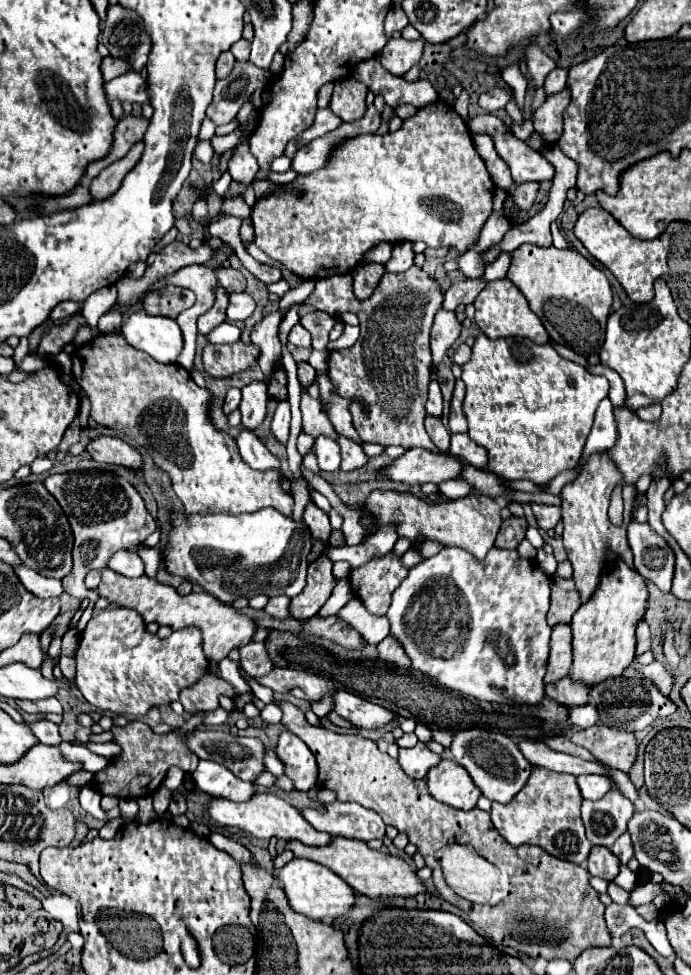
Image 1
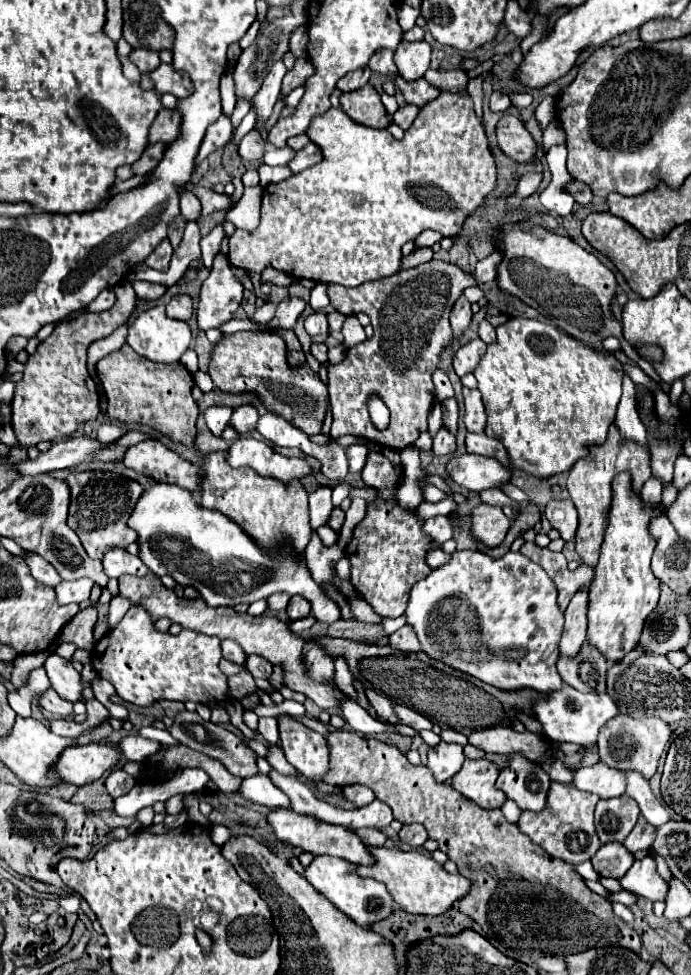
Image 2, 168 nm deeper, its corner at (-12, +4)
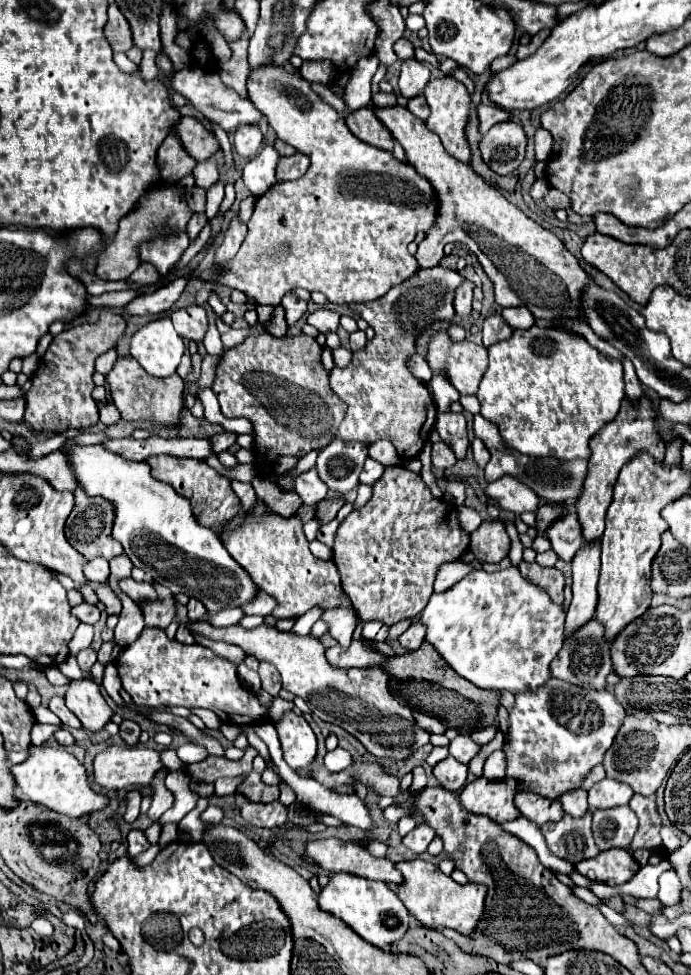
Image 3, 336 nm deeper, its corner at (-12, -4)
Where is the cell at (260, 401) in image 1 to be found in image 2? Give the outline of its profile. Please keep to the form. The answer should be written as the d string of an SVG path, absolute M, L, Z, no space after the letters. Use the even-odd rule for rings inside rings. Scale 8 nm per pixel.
M241 405L235 409L229 423L239 431L239 435L245 435L255 431L257 421L259 421L259 411L253 405Z

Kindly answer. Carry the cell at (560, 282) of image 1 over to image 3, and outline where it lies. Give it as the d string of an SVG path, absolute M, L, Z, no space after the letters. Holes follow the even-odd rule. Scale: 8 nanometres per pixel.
M395 105L395 107L373 107L371 109L377 113L377 119L391 131L393 139L401 143L407 155L407 163L415 167L415 171L425 177L439 201L439 215L435 219L435 227L427 231L425 241L419 243L417 249L417 261L421 269L435 267L441 261L441 251L447 243L463 243L471 253L477 255L479 263L483 265L485 273L495 285L495 301L501 307L527 307L537 319L555 319L555 317L577 317L581 319L577 305L581 299L581 291L589 275L579 267L577 259L565 249L565 245L547 229L537 225L533 219L529 219L523 211L519 211L513 203L509 203L493 185L489 185L483 177L479 177L471 165L459 163L459 159L447 155L441 139L427 129L427 125L417 119L407 107Z

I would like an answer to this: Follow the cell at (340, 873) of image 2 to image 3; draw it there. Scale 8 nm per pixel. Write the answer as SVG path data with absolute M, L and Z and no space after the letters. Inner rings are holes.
M337 873L331 877L329 885L323 887L319 895L319 907L331 913L333 917L341 919L361 939L365 939L367 943L373 943L375 947L383 951L391 951L391 945L405 935L409 921L411 921L405 905L387 887L387 883L369 881L363 877L349 875L349 873Z

